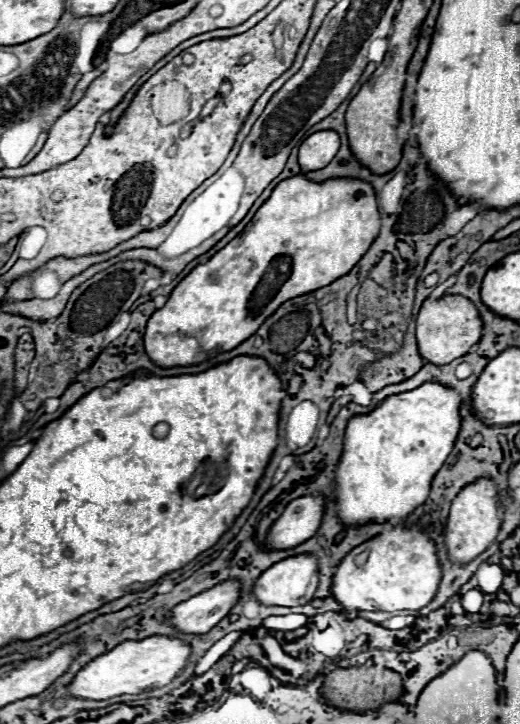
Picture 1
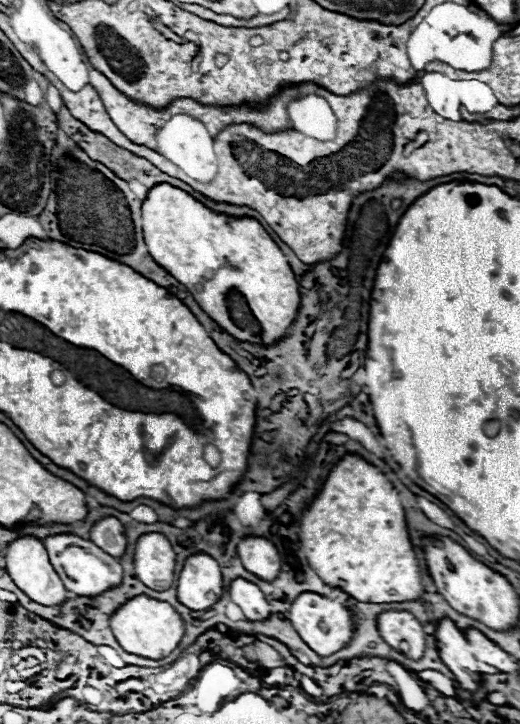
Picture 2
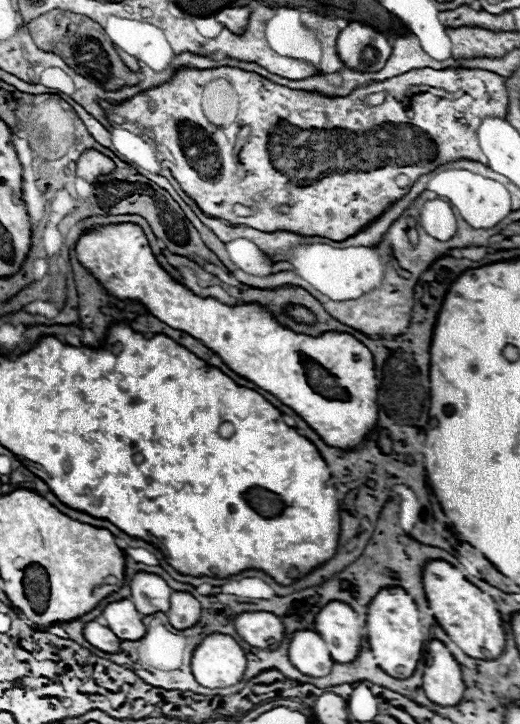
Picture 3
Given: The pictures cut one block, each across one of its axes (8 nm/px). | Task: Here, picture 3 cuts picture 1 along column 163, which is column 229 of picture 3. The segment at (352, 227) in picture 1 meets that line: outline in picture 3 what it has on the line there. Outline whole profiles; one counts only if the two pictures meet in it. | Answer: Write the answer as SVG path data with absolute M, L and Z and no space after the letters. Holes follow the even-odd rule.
M116 224L106 228L96 228L84 234L76 244L76 258L78 262L106 288L108 294L120 300L138 300L148 308L148 312L168 326L176 330L184 330L194 338L200 338L204 346L220 354L224 362L246 380L254 382L262 390L280 398L286 406L292 406L320 438L340 450L354 450L358 448L366 436L378 426L378 380L374 372L374 358L370 350L358 342L350 334L342 332L324 332L318 338L296 334L284 326L280 326L264 308L258 304L238 304L226 306L214 298L200 298L190 292L186 286L174 282L162 266L156 262L144 232L134 224Z

